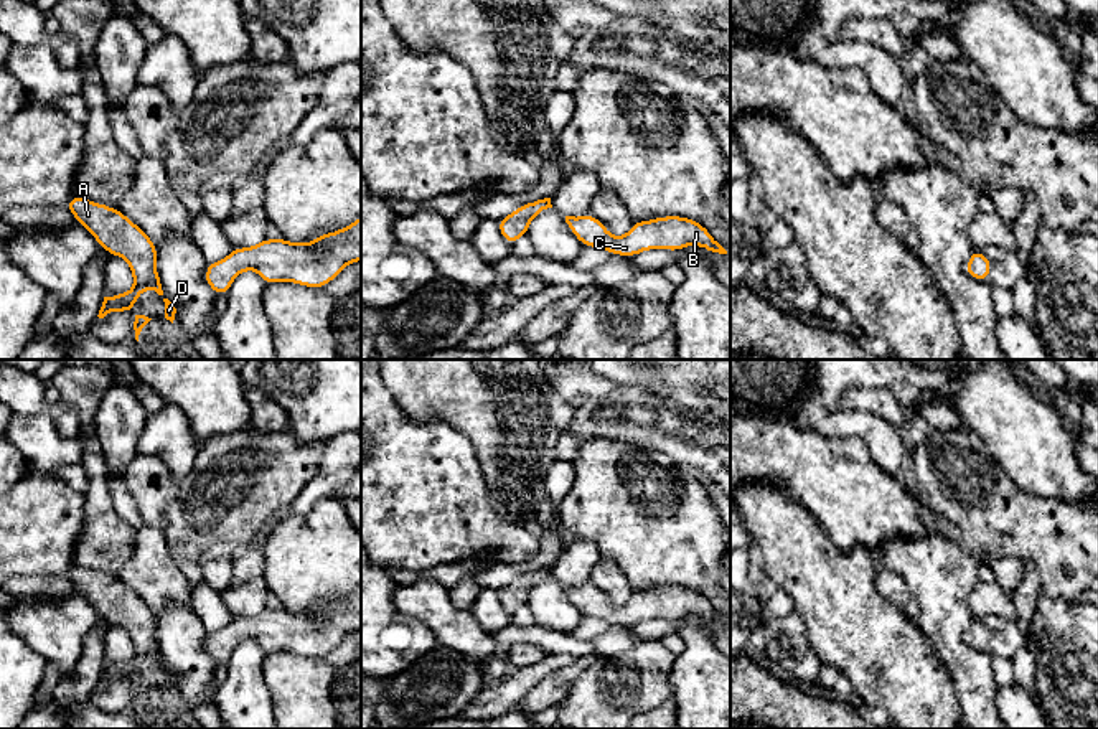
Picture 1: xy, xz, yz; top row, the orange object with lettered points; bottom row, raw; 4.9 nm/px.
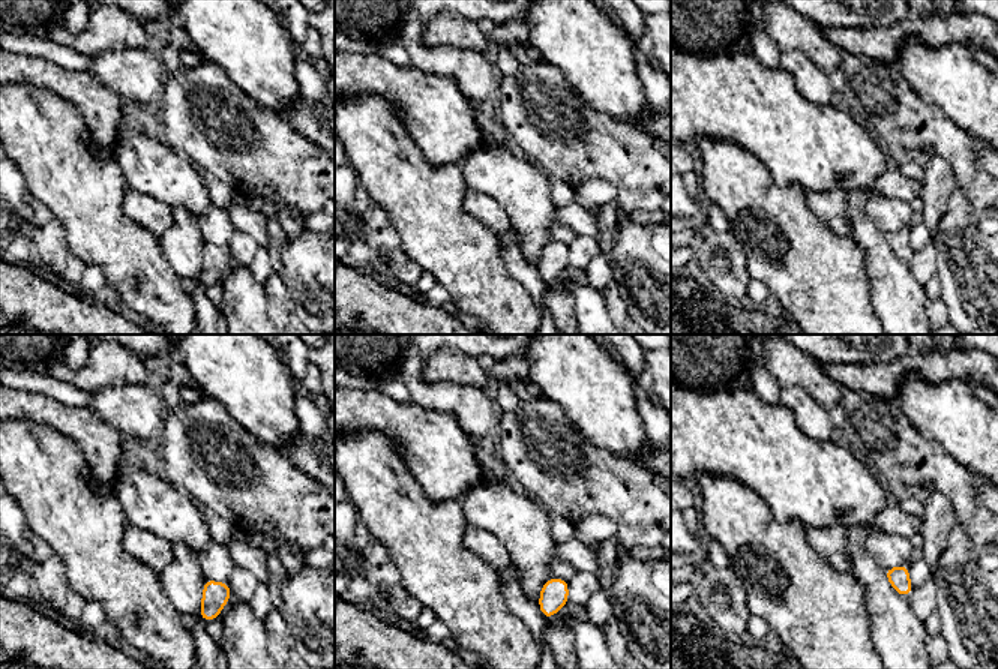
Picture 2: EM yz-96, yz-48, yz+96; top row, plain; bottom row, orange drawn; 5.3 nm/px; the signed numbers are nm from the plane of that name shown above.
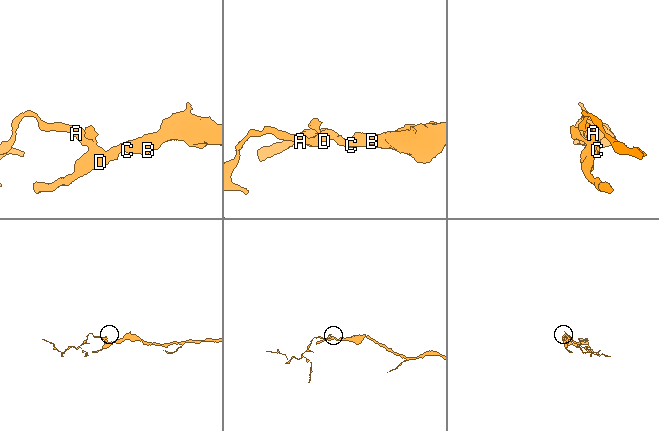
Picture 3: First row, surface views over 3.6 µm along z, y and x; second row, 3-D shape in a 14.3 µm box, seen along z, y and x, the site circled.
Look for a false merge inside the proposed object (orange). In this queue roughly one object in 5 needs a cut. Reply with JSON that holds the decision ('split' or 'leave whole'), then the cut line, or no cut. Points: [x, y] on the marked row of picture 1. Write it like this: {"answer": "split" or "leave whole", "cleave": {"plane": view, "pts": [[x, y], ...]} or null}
{"answer": "leave whole", "cleave": null}

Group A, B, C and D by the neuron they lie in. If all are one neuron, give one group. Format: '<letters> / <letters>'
A B C D

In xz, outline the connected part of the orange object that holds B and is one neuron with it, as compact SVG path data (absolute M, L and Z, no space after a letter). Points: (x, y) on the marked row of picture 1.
M594 214L565 216L572 234L582 246L600 247L617 256L633 257L650 249L683 251L689 244L727 254L701 223L684 216L661 216L635 221L626 236L612 236Z

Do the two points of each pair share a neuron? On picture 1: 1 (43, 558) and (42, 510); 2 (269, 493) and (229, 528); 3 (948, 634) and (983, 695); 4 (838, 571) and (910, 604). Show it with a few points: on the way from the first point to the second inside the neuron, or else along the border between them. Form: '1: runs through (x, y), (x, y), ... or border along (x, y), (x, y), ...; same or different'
1: runs through (43, 546), (42, 522); same
2: runs through (259, 498), (239, 518); same
3: runs through (952, 649), (970, 670), (973, 680); same
4: border along (877, 569), (874, 587), (905, 616); different

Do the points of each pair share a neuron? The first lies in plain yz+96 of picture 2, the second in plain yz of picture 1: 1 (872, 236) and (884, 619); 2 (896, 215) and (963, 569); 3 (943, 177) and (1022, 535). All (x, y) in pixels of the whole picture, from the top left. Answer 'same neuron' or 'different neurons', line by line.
1: different neurons
2: different neurons
3: different neurons

